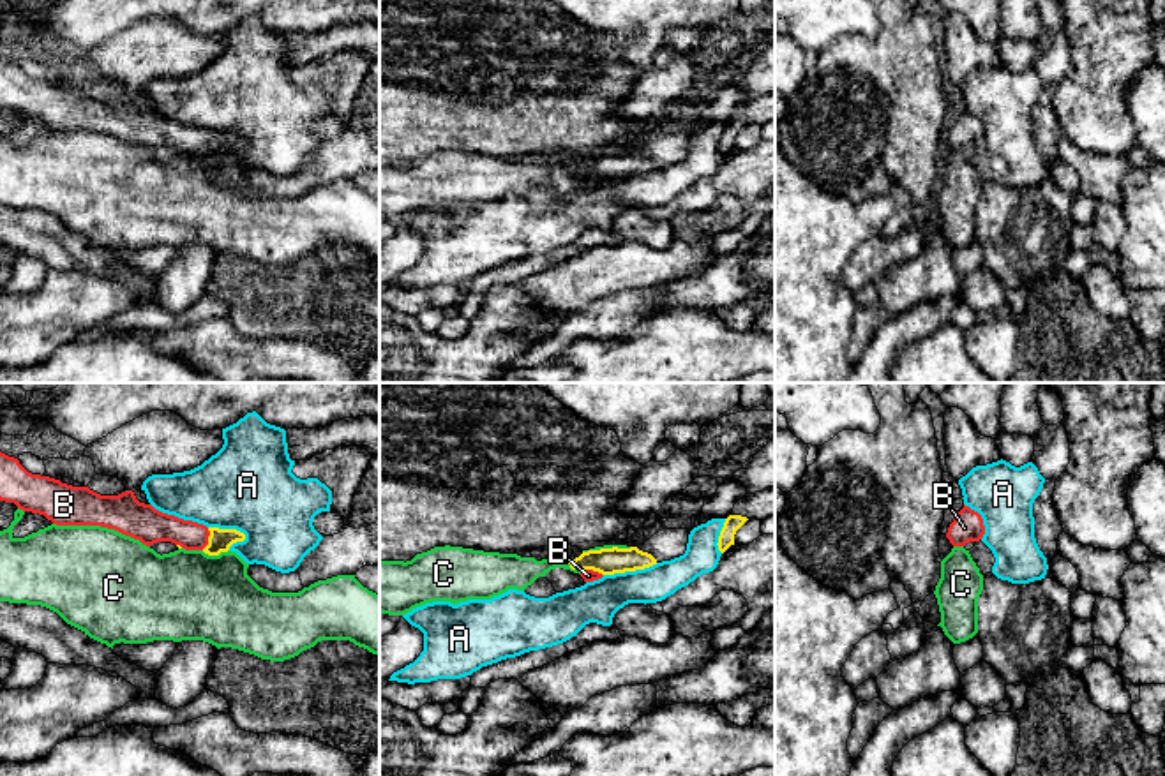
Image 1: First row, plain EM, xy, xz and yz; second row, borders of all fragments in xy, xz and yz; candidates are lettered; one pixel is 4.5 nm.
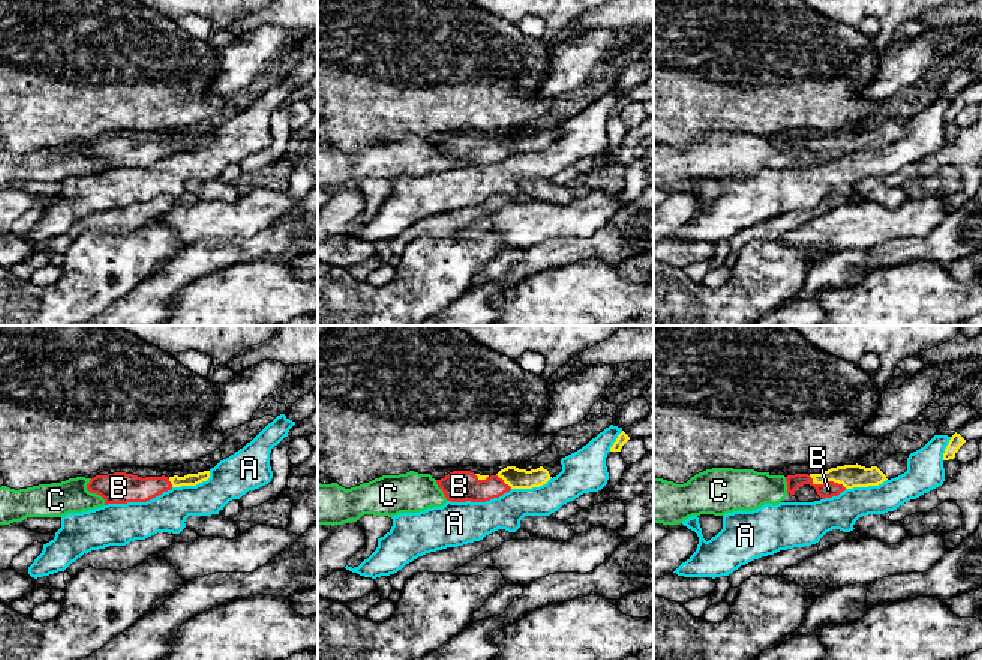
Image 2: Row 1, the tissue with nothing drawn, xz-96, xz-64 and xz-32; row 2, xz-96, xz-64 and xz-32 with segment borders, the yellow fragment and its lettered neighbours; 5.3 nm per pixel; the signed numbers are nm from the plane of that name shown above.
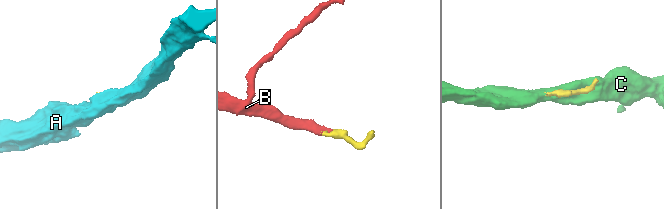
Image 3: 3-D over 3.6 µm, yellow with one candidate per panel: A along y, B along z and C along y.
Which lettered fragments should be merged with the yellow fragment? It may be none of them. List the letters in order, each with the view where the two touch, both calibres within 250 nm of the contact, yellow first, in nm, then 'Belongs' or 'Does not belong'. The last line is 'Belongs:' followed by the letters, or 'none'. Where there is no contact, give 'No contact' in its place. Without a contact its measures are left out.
A: Touches yellow in xy. Thickness 110 nm (yellow) against 420 nm. Does not belong
B: Touches yellow in xy. Thickness 110 nm (yellow) against 140 nm. Belongs
C: Touches yellow in xy. Thickness 110 nm (yellow) against 420 nm. Does not belong
Belongs: B

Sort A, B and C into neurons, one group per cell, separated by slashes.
A / B / C

